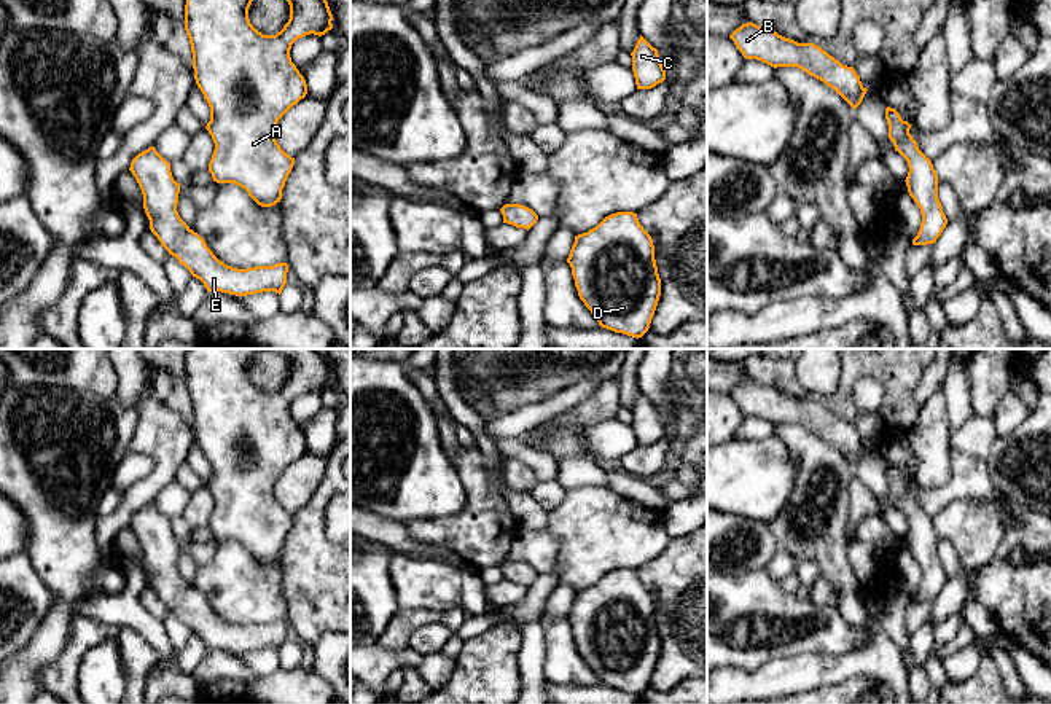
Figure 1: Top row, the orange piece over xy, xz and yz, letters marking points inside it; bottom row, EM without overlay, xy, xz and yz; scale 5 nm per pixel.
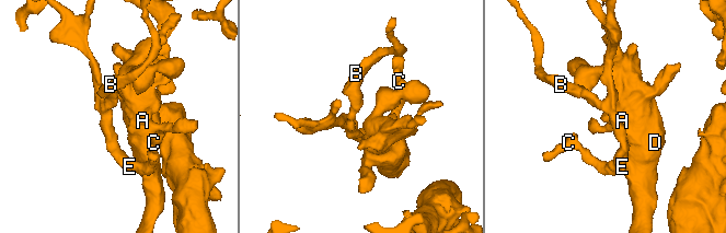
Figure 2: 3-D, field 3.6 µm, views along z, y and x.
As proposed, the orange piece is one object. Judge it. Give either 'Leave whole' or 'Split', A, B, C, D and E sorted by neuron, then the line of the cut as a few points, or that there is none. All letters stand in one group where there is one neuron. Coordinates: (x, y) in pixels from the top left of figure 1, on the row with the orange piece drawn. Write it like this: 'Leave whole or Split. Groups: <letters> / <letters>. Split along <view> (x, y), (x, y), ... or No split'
Leave whole. Groups: A B C D E. No split

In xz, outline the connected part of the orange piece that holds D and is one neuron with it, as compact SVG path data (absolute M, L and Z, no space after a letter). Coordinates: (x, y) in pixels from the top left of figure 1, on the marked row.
M611 213L596 228L575 236L567 263L580 299L602 328L637 339L648 331L661 296L661 279L653 239L640 225L637 213Z

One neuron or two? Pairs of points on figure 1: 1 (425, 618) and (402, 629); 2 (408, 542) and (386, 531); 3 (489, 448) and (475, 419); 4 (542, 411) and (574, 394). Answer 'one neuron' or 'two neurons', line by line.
1: one neuron
2: one neuron
3: one neuron
4: one neuron

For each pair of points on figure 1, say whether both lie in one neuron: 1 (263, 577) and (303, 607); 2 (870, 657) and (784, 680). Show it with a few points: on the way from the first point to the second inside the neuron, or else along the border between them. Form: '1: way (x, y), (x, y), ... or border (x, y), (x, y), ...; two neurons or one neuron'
1: border (281, 558), (282, 598), (287, 618); two neurons
2: way (849, 664), (830, 671), (804, 672); one neuron

